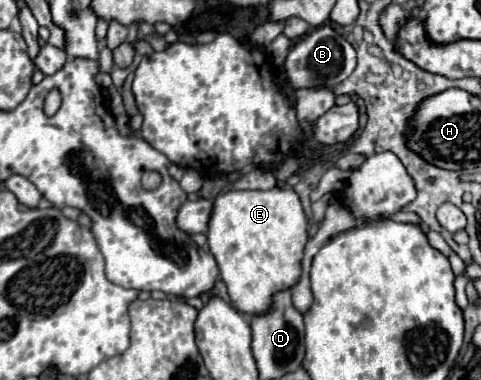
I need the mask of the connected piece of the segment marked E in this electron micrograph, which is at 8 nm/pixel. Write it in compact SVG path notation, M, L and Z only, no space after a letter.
M232 189L214 199L206 237L234 307L246 315L256 315L270 309L270 299L278 289L290 289L298 281L300 259L308 241L308 219L294 189Z

